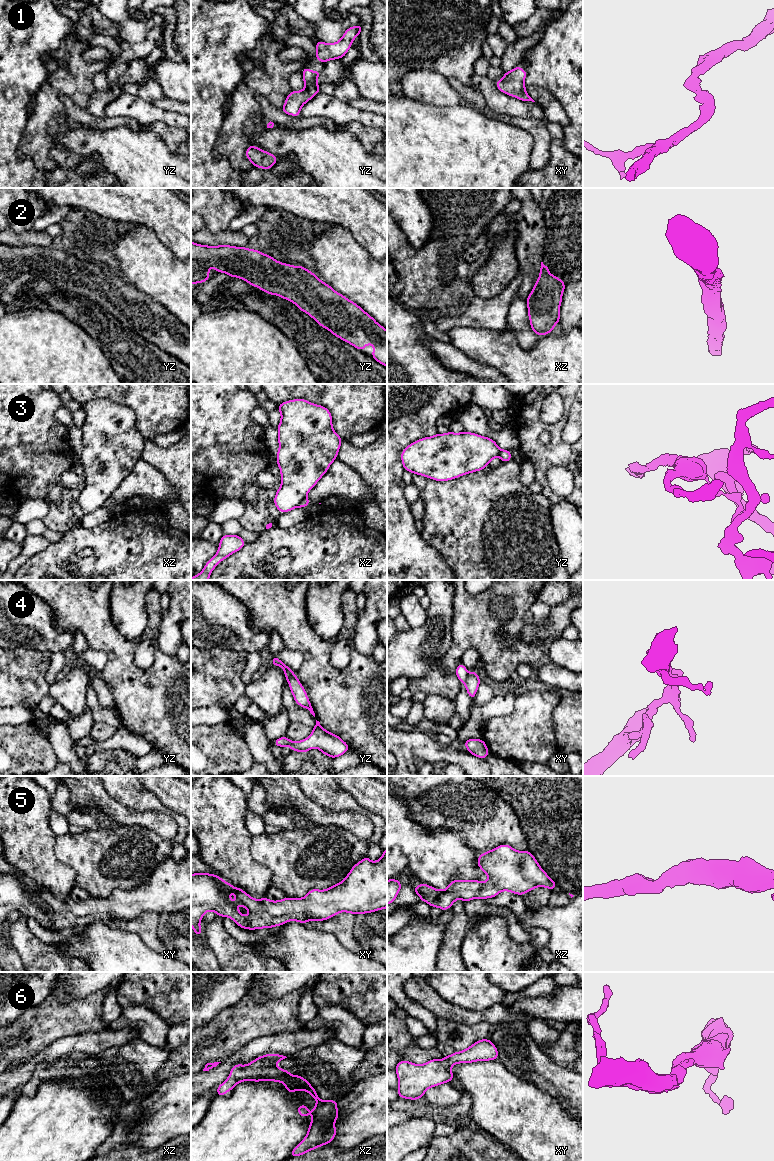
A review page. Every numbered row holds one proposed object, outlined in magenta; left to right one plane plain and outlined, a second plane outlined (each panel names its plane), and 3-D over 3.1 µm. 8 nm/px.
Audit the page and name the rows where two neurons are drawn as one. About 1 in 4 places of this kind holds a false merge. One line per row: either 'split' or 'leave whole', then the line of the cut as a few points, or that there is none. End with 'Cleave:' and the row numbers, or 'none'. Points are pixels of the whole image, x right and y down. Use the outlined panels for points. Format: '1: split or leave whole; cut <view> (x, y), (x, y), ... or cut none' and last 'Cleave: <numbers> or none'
1: leave whole; cut none
2: leave whole; cut none
3: split; cut xz (305, 496), (298, 506)
4: split; cut xy (468, 673), (464, 682)
5: leave whole; cut none
6: leave whole; cut none
Cleave: 3, 4

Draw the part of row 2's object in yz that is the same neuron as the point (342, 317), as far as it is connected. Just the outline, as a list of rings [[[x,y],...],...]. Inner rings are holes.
[[[191,241],[191,285],[209,280],[210,267],[213,267],[216,273],[223,272],[230,277],[240,278],[248,282],[251,286],[258,287],[260,290],[272,296],[278,295],[282,299],[287,299],[289,302],[295,303],[299,310],[315,319],[321,327],[329,330],[333,335],[351,344],[360,351],[365,349],[365,346],[368,344],[374,345],[375,348],[372,350],[372,358],[387,367],[387,330],[378,324],[373,317],[366,313],[355,302],[334,291],[331,286],[318,279],[313,272],[307,270],[305,267],[281,263],[273,257],[255,249],[230,245],[207,246]]]

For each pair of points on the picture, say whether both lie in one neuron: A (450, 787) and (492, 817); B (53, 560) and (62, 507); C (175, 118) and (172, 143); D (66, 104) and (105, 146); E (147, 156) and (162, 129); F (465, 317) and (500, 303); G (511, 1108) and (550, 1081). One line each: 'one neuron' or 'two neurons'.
A: one neuron
B: two neurons
C: two neurons
D: two neurons
E: two neurons
F: one neuron
G: two neurons

